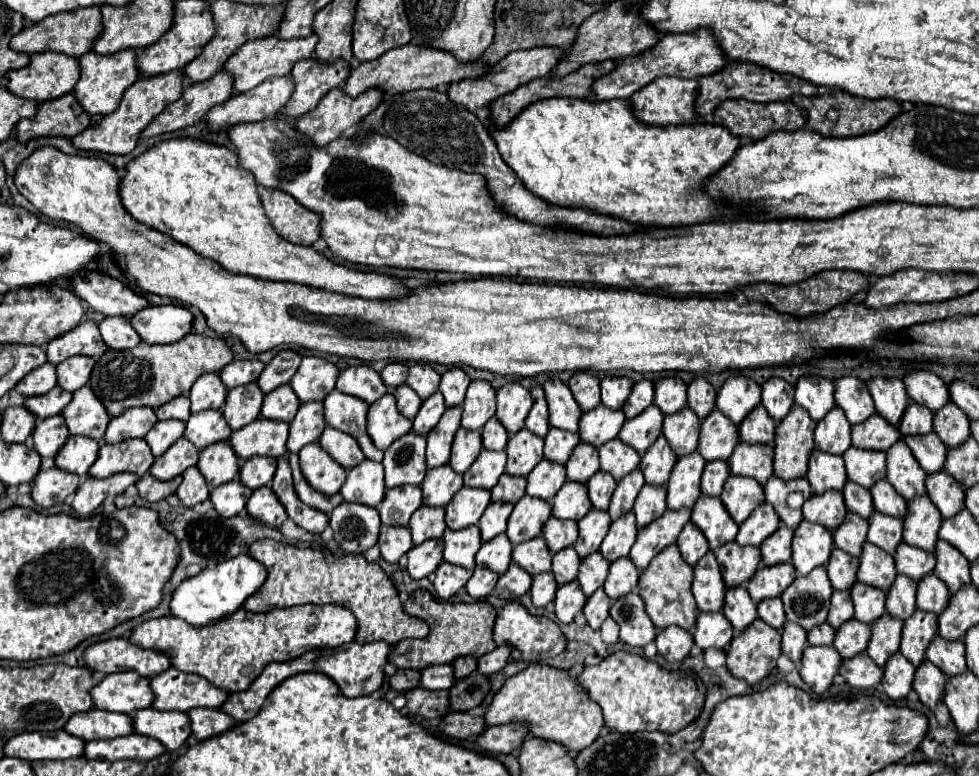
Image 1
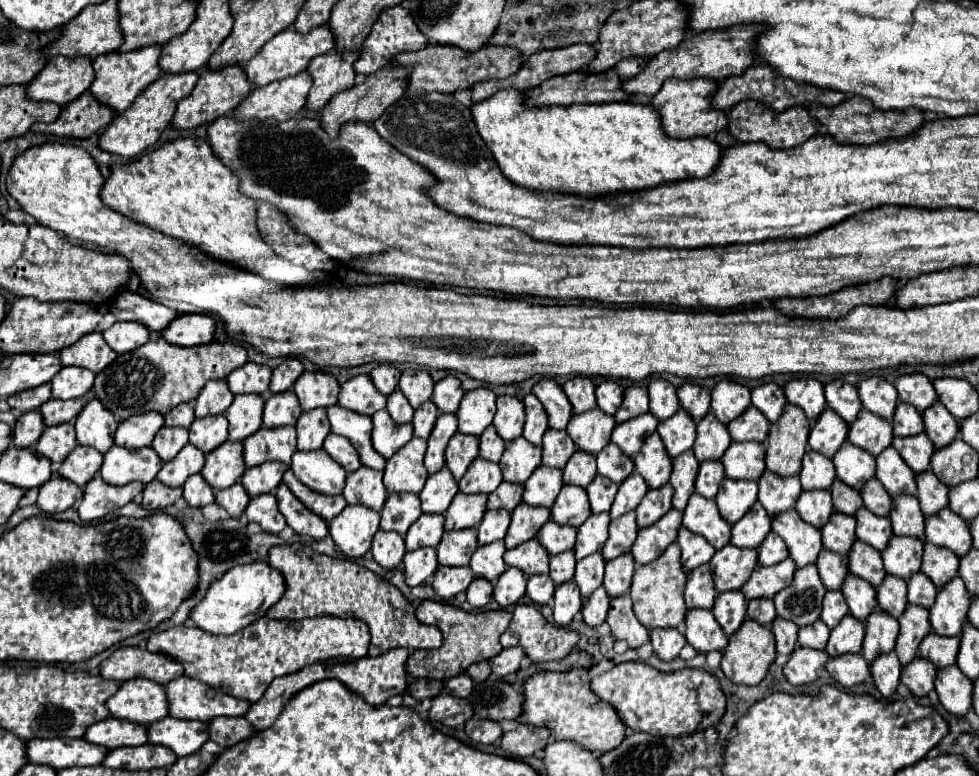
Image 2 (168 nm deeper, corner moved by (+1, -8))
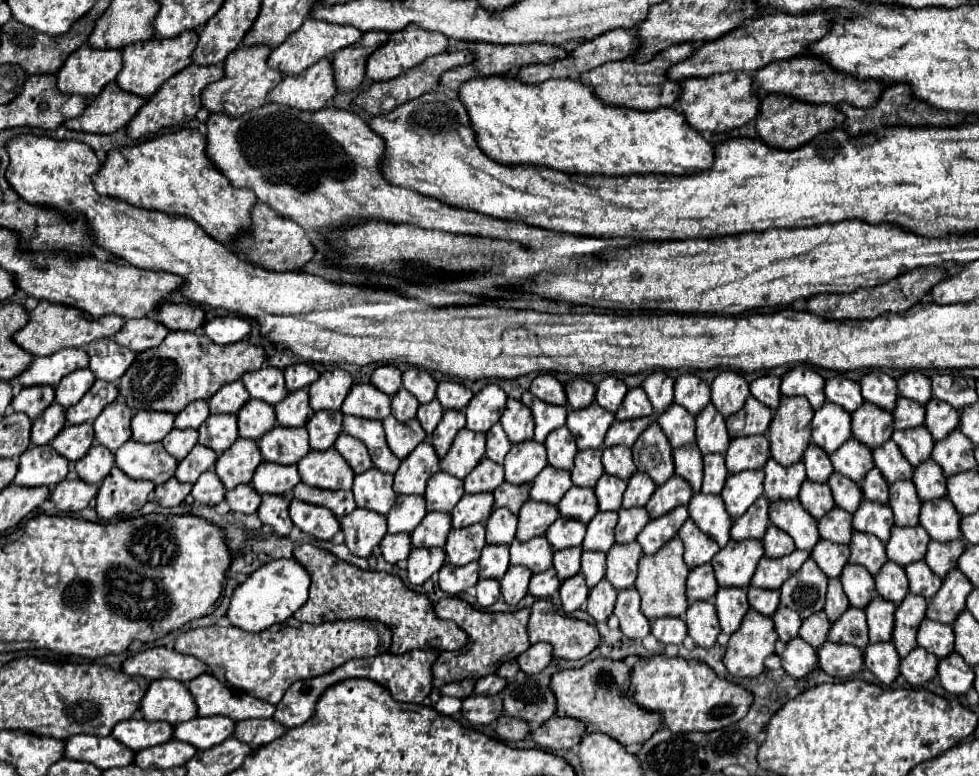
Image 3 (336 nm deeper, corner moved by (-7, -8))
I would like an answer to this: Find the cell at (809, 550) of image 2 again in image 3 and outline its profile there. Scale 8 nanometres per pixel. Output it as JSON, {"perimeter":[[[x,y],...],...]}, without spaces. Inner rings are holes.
{"perimeter":[[[779,499],[777,503],[769,505],[771,523],[791,535],[797,549],[811,551],[819,541],[817,521],[801,507],[801,503],[797,499]]]}

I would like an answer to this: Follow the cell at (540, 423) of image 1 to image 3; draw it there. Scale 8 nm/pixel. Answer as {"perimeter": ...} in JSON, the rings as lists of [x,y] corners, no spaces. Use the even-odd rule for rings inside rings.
{"perimeter":[[[529,391],[523,393],[521,403],[525,403],[531,409],[531,415],[535,419],[535,441],[537,443],[543,443],[551,431],[565,425],[567,407],[557,407],[557,405],[539,401],[537,397],[529,395]]]}

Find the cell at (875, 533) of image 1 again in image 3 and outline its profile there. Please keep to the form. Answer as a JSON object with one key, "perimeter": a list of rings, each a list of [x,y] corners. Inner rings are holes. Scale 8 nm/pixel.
{"perimeter":[[[863,499],[859,509],[853,513],[853,529],[871,533],[879,537],[883,543],[889,541],[891,527],[893,527],[893,511],[889,505]]]}

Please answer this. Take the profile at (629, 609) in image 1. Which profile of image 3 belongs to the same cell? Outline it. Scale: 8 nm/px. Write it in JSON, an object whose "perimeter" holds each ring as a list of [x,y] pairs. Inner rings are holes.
{"perimeter":[[[635,587],[623,589],[617,595],[617,603],[615,603],[615,611],[613,611],[619,619],[619,627],[623,631],[625,637],[639,641],[645,635],[649,635],[651,625],[647,621],[647,617],[641,613],[639,609],[639,593]]]}

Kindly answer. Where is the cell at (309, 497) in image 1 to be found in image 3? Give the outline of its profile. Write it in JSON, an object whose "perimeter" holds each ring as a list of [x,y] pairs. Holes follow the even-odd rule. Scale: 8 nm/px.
{"perimeter":[[[299,483],[293,489],[293,497],[311,505],[321,505],[331,509],[337,517],[343,517],[347,513],[351,513],[357,505],[353,501],[353,493],[351,491],[329,491],[329,489],[317,489],[317,487],[309,487],[305,483]]]}

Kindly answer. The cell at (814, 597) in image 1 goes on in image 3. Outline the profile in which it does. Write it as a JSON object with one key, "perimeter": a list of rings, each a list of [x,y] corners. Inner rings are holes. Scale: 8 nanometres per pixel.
{"perimeter":[[[807,559],[779,591],[781,603],[789,609],[795,609],[801,619],[807,619],[825,605],[827,575],[817,567],[817,563],[813,563],[813,559]]]}

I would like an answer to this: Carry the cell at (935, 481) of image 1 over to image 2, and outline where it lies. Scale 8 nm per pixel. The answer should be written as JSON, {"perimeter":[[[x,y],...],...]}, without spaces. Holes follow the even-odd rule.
{"perimeter":[[[931,471],[917,475],[917,497],[921,501],[921,511],[925,517],[949,507],[949,487],[941,483]]]}

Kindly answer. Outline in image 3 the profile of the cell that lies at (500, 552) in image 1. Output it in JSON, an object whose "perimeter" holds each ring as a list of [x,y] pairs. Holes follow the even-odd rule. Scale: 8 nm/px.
{"perimeter":[[[485,545],[479,557],[479,575],[483,579],[501,579],[509,569],[509,547],[507,545]]]}

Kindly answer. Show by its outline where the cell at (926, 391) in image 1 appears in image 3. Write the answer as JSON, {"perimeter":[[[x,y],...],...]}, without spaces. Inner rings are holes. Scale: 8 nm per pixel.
{"perimeter":[[[909,371],[897,379],[899,385],[899,395],[917,401],[919,405],[925,405],[933,395],[931,395],[931,381],[919,373],[919,371]]]}

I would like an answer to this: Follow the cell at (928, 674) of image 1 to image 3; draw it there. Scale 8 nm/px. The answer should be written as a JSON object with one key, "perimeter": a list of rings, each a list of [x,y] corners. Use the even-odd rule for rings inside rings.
{"perimeter":[[[915,647],[907,657],[901,659],[899,671],[909,685],[921,687],[931,681],[933,675],[937,675],[937,663],[939,659],[933,653],[925,651],[923,647]]]}

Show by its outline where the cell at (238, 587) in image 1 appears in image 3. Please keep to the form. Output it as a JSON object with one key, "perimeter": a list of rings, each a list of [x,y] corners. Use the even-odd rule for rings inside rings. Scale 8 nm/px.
{"perimeter":[[[277,559],[273,563],[265,563],[265,567],[259,567],[253,575],[247,577],[245,583],[235,589],[227,617],[235,627],[243,631],[265,631],[271,625],[293,617],[293,613],[307,601],[309,585],[311,575],[297,559]]]}

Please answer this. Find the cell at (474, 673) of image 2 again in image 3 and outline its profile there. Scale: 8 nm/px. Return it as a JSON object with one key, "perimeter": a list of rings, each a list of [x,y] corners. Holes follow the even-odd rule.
{"perimeter":[[[507,661],[507,663],[503,663],[503,665],[499,667],[497,675],[505,677],[507,681],[513,681],[513,679],[515,679],[515,675],[517,675],[517,671],[519,671],[519,665],[517,665],[517,661]]]}

